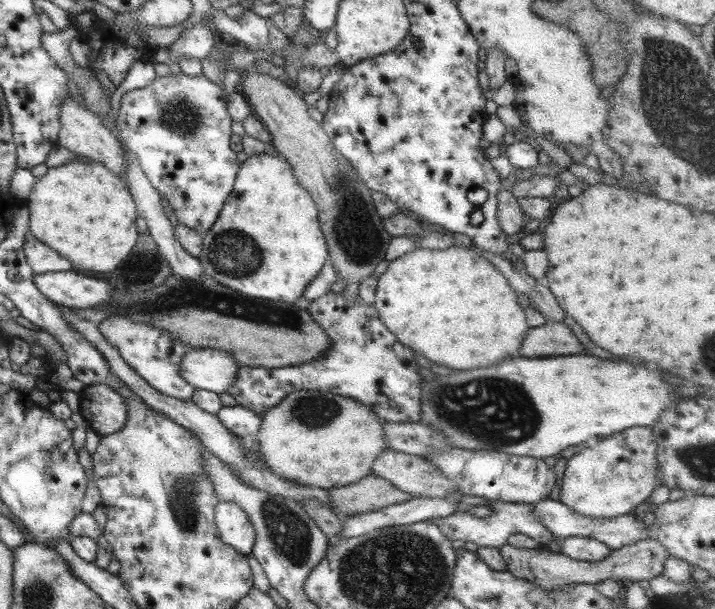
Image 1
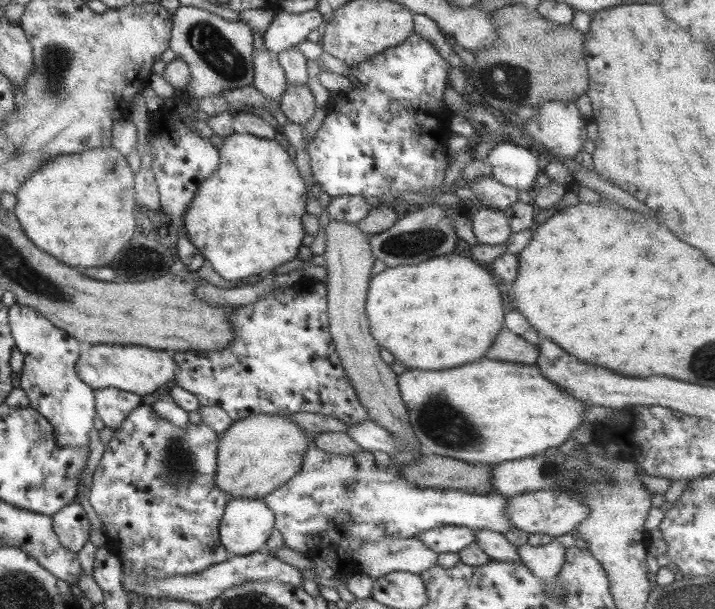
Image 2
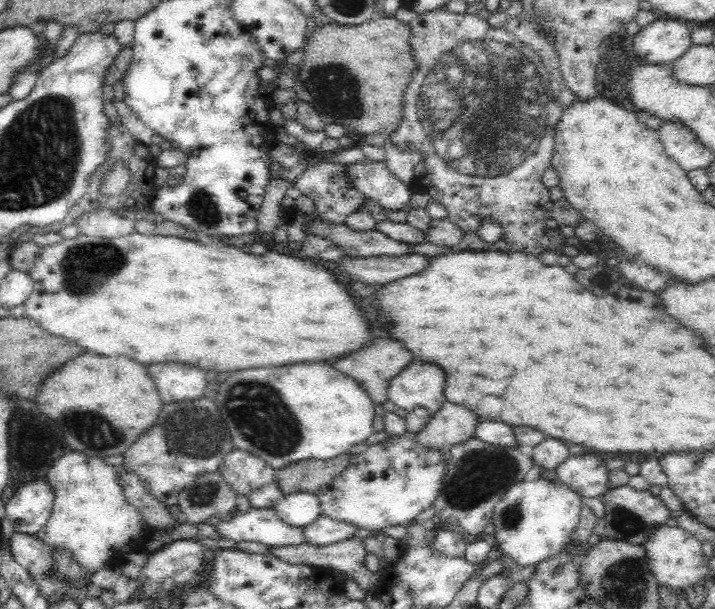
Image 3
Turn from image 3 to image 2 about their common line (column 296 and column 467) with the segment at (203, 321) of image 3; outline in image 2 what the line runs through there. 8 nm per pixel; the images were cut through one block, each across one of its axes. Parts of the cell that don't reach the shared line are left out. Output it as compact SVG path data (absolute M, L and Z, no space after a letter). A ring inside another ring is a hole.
M453 252L417 266L391 262L369 279L364 309L370 335L405 368L441 370L483 356L503 326L504 289L471 257Z

